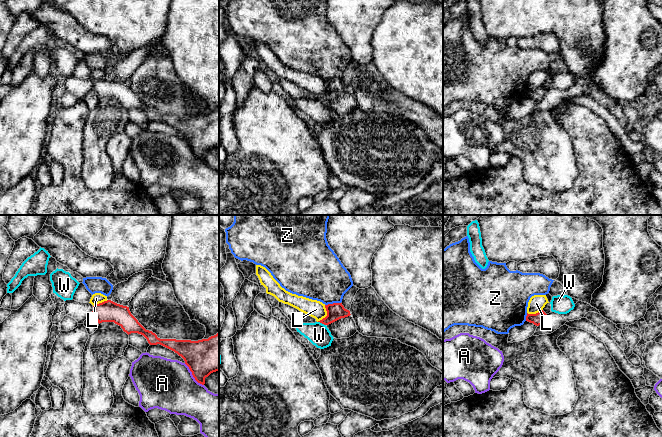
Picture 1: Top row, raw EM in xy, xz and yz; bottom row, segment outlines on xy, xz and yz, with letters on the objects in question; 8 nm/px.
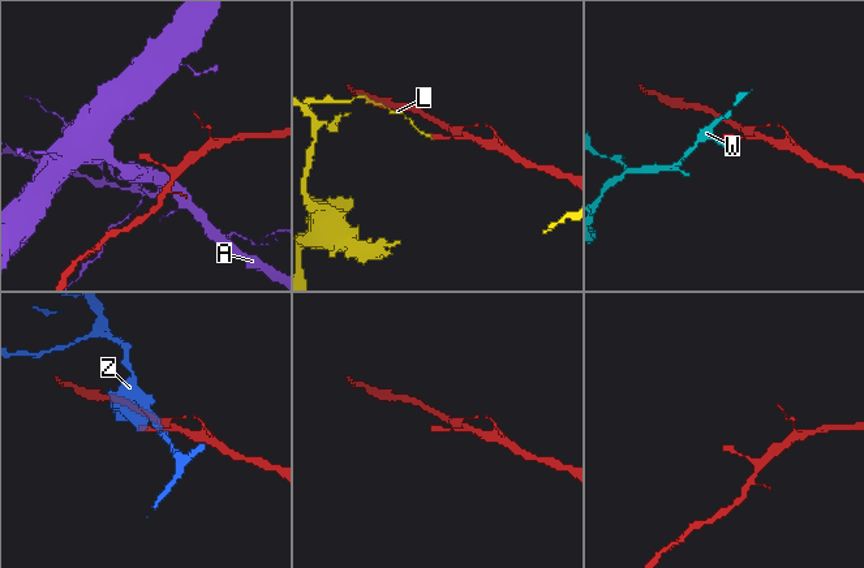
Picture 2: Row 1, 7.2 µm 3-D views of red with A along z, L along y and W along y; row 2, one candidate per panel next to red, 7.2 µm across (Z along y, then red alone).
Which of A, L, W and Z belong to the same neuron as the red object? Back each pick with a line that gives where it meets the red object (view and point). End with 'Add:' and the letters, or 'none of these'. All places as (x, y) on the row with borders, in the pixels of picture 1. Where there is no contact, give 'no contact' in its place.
Add: none of these

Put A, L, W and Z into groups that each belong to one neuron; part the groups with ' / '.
A / L / W / Z

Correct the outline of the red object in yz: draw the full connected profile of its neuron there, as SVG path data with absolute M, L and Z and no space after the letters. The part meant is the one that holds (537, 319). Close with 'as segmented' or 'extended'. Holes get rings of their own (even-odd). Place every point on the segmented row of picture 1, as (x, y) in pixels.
M541 310L536 314L528 314L526 316L526 321L533 323L536 326L539 326L543 323L544 319L546 318L547 314Z; as segmented

